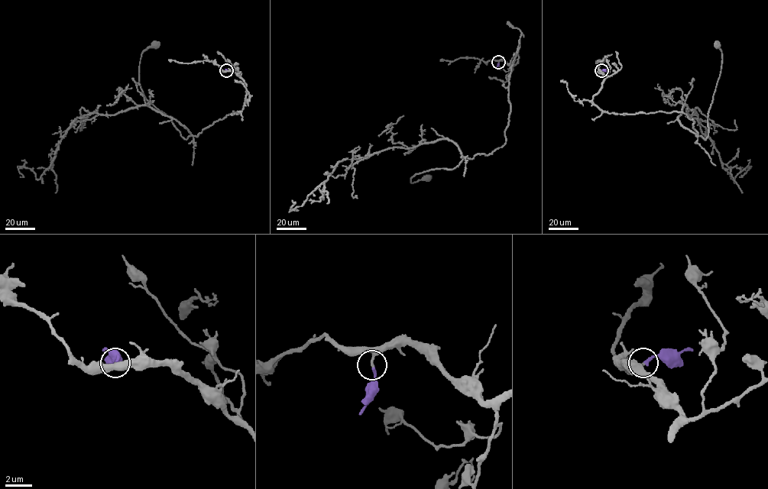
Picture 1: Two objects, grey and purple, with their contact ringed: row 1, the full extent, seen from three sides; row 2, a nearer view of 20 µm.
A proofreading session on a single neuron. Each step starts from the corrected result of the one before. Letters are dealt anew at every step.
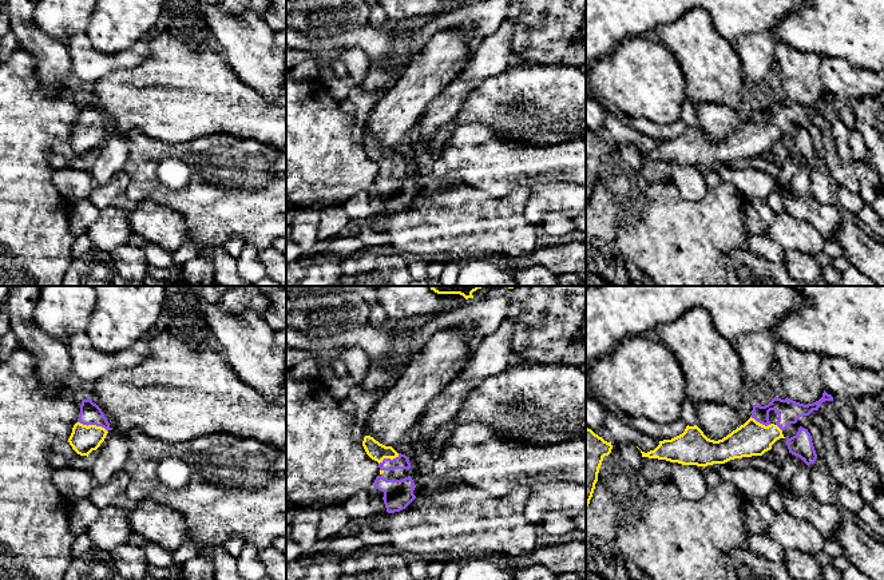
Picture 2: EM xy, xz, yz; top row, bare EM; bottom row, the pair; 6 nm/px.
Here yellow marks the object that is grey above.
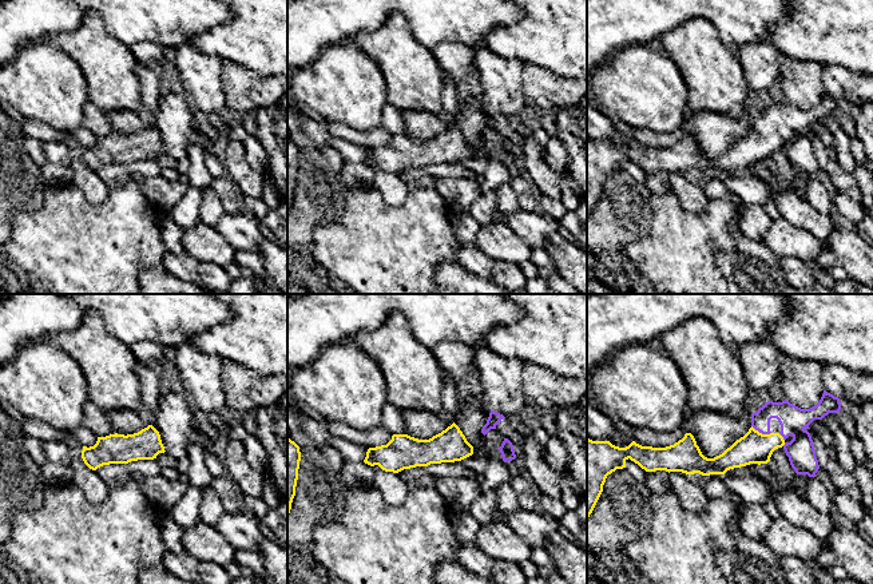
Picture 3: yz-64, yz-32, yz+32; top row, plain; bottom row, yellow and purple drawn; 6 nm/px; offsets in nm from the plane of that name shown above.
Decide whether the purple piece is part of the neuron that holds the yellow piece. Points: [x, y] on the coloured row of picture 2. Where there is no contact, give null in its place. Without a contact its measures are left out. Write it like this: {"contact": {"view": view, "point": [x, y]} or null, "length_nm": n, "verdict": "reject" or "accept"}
{"contact": {"view": "xy", "point": [92, 425]}, "length_nm": 200, "verdict": "accept"}

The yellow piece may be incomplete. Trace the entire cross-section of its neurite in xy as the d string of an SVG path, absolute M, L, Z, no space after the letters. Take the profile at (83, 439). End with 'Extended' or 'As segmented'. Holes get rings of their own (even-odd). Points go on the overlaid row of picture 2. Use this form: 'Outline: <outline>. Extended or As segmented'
Outline: M87 397L82 401L79 418L68 442L78 454L88 457L100 446L110 429L102 409Z. Extended

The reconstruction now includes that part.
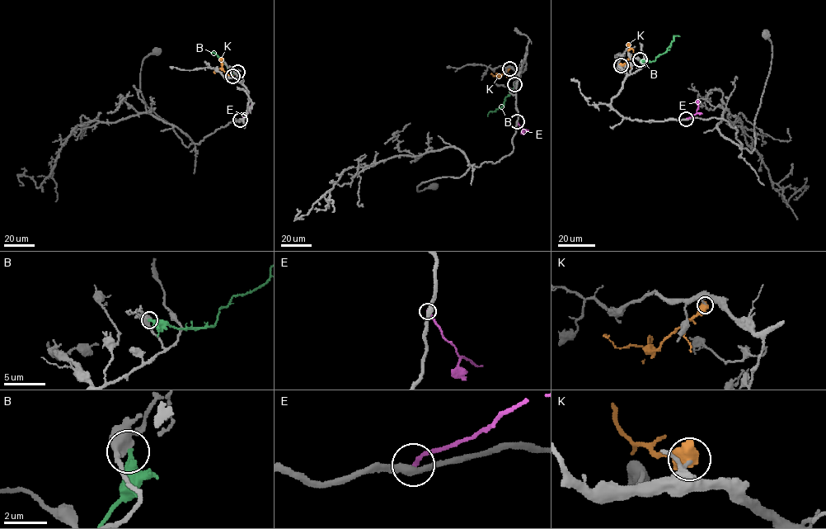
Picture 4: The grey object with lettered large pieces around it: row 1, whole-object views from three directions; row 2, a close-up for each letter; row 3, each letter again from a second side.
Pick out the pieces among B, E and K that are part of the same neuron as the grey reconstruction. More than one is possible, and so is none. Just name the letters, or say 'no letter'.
no letter

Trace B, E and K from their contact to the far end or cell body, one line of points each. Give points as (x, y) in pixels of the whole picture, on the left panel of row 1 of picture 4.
B: (237, 72), (232, 73), (225, 63), (211, 53)
E: (240, 120), (250, 110), (247, 106)
K: (232, 76), (222, 67), (223, 59)

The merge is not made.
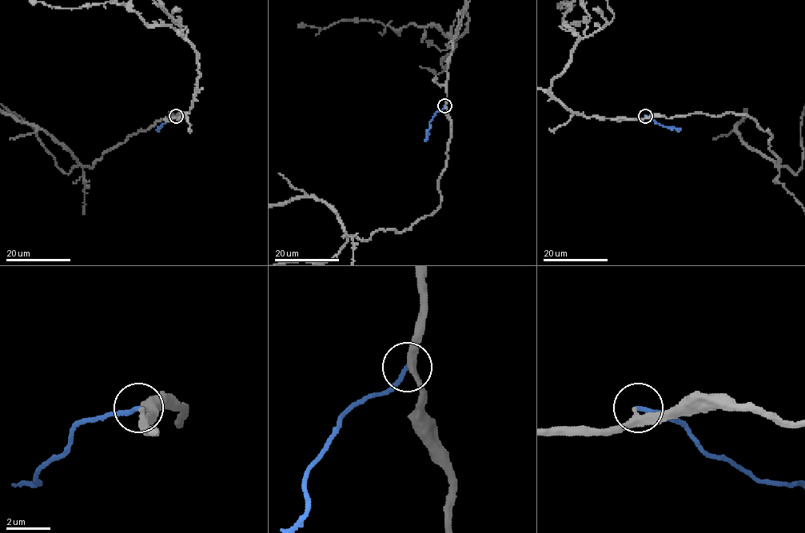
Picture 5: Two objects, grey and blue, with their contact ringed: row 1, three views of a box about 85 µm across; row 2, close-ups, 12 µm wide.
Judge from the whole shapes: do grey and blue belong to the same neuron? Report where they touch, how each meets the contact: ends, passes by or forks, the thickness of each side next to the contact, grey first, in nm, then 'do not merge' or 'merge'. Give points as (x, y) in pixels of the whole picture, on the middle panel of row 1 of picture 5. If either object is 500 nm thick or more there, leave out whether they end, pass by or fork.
at (444, 105); grey passes by; blue ends there; 280 nm thick on the grey side, 190 nm on the other; merge

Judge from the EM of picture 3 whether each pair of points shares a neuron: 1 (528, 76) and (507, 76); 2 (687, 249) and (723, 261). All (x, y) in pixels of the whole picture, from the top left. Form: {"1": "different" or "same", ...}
{"1": "different", "2": "different"}

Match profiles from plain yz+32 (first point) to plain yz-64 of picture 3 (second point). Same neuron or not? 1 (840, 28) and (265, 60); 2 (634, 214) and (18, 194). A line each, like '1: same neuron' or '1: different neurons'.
1: same neuron
2: same neuron

